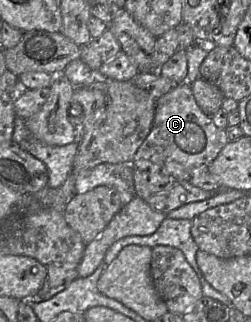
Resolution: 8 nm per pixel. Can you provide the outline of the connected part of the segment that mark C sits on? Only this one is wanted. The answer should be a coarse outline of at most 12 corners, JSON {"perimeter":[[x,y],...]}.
{"perimeter":[[183,82],[131,164],[189,181],[228,142]]}

